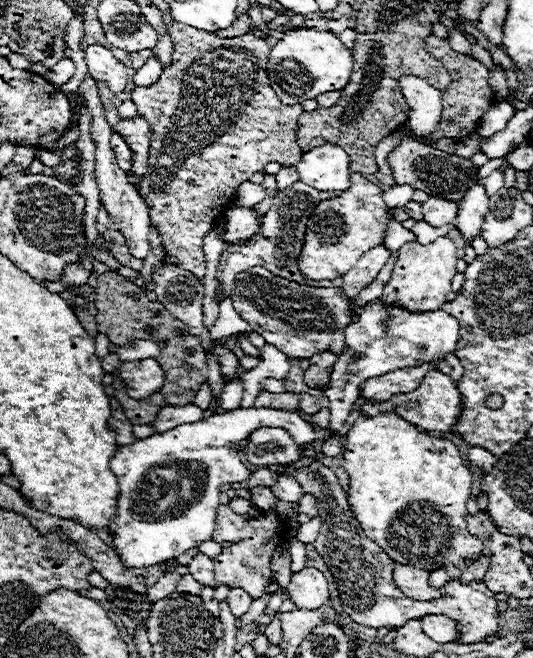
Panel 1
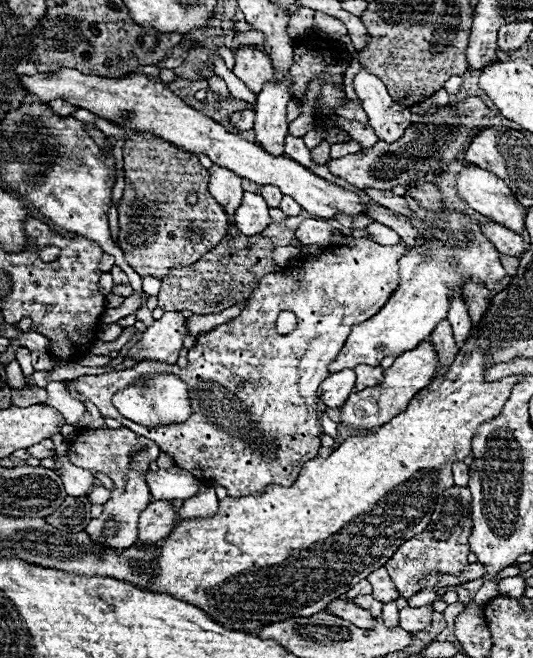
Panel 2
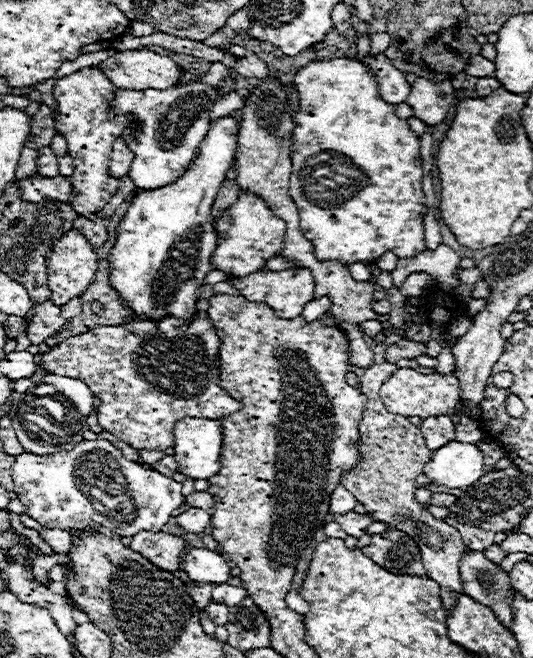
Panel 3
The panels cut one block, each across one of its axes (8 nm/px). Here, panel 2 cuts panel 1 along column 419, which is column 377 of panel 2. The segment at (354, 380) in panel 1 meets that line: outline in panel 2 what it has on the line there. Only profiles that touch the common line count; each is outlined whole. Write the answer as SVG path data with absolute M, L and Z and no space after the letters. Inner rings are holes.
M406 198L406 202L414 214L414 216L408 216L408 220L416 230L424 232L424 240L412 248L406 248L406 252L398 262L400 266L398 288L392 292L392 296L380 308L378 314L374 314L370 320L356 324L352 328L338 358L334 360L334 364L330 364L330 372L338 372L342 368L354 368L358 364L378 366L386 356L400 356L406 350L414 350L422 340L426 340L432 334L436 324L446 318L452 292L462 294L462 288L468 280L488 286L490 282L494 284L506 276L500 264L500 252L484 236L482 224L478 220L454 208L428 212L418 208L418 204L414 204L412 198ZM434 230L444 232L448 238L438 240ZM454 236L464 236L468 244L466 246L450 244L450 238Z

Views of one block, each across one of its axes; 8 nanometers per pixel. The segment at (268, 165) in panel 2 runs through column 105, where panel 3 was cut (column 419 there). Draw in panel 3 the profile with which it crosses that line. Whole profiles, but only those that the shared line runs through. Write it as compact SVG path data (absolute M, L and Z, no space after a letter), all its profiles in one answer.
M418 78L412 84L412 92L408 94L406 104L412 108L414 116L420 118L424 124L436 126L446 118L446 112L454 104L454 88L450 80L434 82Z

